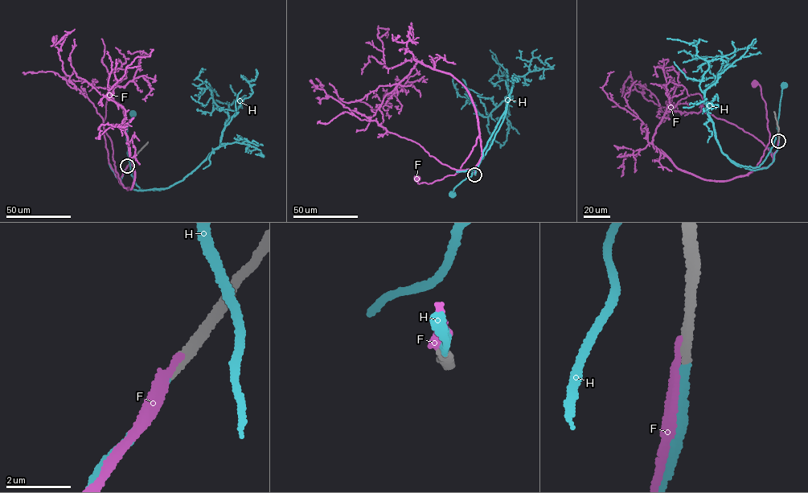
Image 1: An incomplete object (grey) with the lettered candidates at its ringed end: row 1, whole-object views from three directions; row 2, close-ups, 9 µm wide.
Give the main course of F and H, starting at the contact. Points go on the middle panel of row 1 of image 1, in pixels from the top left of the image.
F: (474, 174), (474, 168), (481, 156), (478, 136), (457, 172), (428, 184), (419, 183), (418, 178)
H: (474, 174), (483, 150), (506, 106), (499, 129), (477, 166), (471, 176), (457, 185), (452, 193)

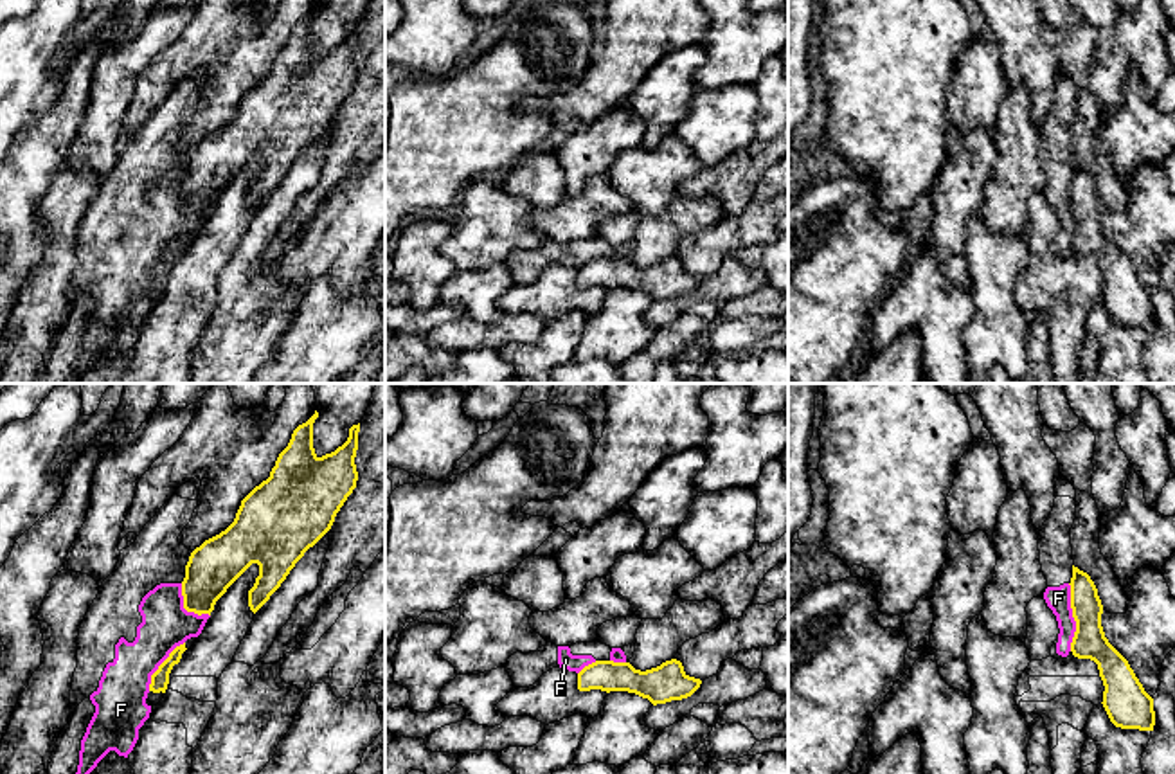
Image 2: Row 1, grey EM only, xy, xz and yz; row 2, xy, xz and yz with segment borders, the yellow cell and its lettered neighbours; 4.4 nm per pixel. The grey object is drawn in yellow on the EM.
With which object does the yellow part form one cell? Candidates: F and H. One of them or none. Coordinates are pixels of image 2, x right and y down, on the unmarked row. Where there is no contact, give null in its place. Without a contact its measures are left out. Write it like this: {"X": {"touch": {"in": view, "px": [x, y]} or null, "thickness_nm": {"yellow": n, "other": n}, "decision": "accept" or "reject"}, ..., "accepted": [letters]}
{"F": {"touch": {"in": "yz", "px": [1073, 213]}, "thickness_nm": {"yellow": 150, "other": 110}, "decision": "reject"}, "H": {"touch": null, "decision": "accept"}, "accepted": ["H"]}

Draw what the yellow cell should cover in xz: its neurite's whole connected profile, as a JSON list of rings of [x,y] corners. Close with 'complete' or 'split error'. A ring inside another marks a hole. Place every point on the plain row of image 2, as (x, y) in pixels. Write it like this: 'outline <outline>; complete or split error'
outline [[[671,256],[641,268],[630,259],[596,257],[578,270],[578,286],[628,288],[653,302],[691,293],[702,277],[689,274],[680,257]]]; complete

